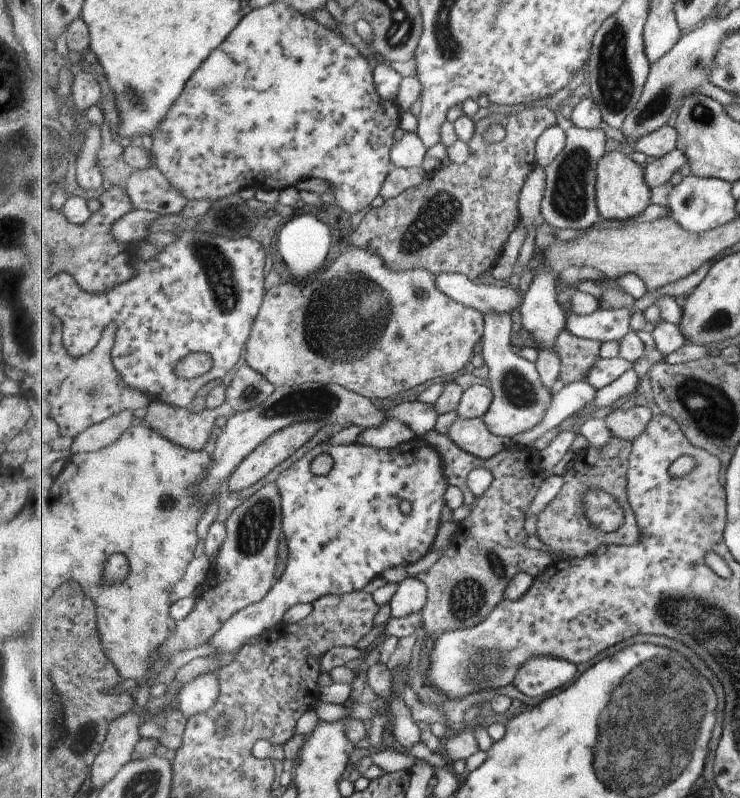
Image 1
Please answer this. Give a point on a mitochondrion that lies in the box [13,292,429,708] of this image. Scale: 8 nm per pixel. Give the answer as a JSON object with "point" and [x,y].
{"point":[310,401]}

